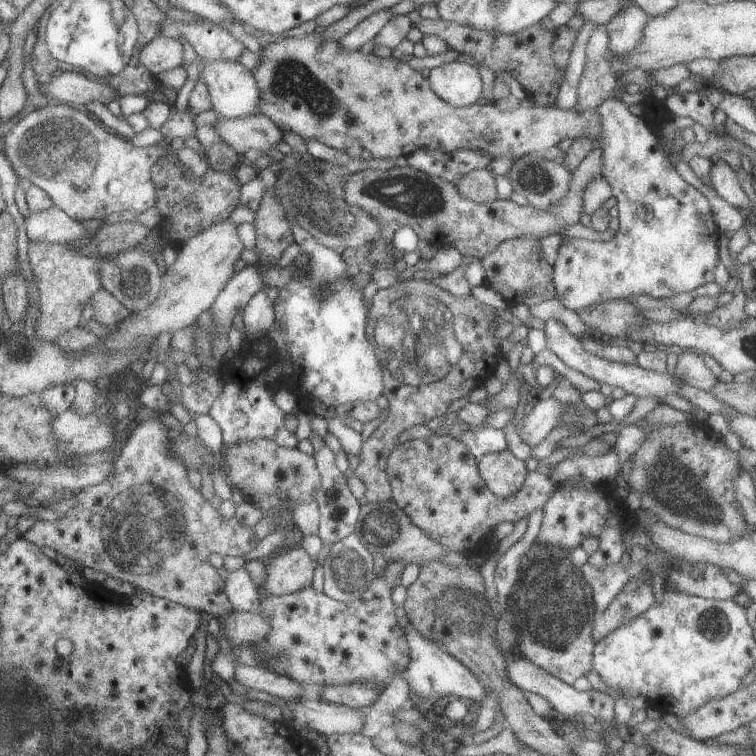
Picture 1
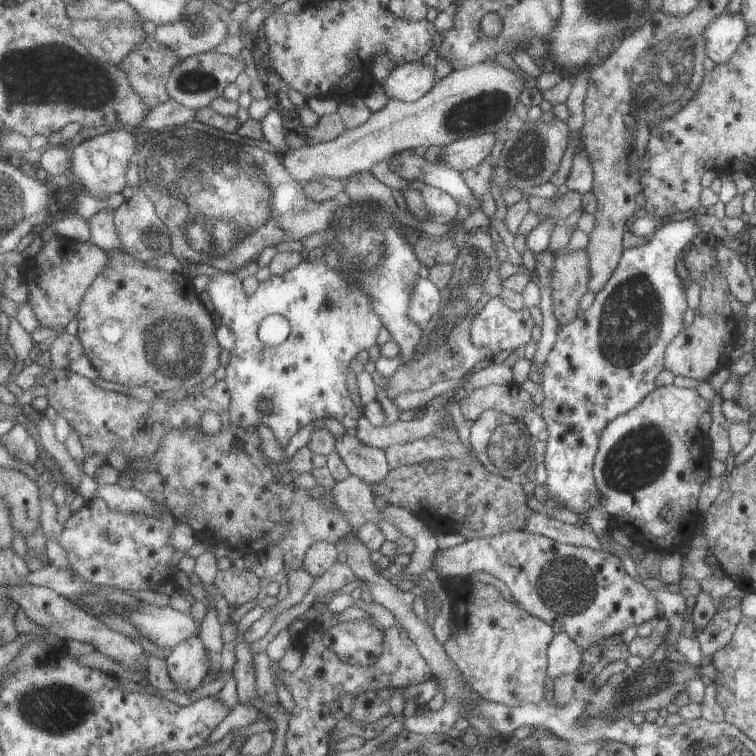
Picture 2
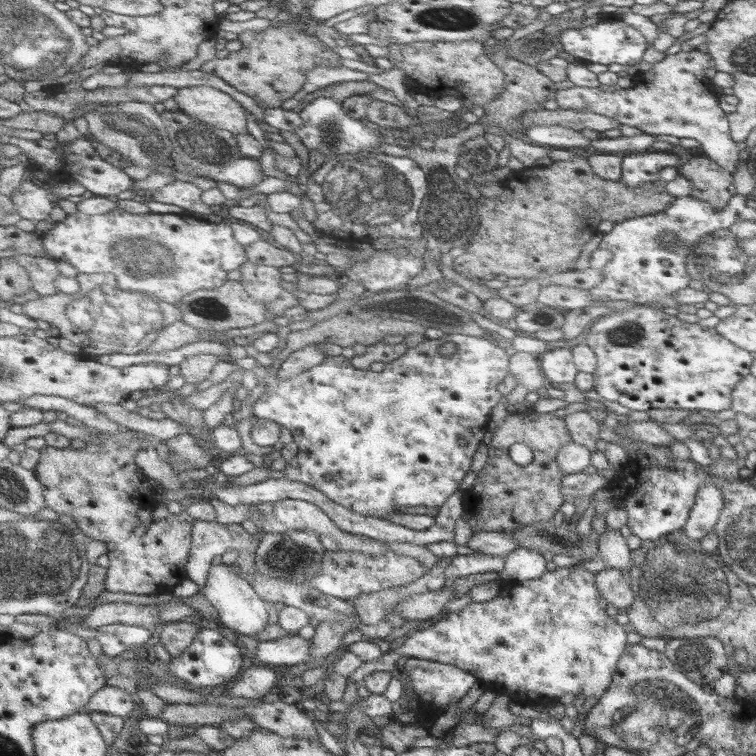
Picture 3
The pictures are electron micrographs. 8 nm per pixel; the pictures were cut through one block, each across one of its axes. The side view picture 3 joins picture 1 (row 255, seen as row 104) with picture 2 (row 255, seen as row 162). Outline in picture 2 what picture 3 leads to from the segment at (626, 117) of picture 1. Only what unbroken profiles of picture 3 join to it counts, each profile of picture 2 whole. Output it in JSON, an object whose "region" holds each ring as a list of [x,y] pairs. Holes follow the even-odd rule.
{"region":[[[726,243],[715,248],[716,258],[729,290],[736,300],[748,304],[755,299],[754,280],[746,271],[746,265],[740,260],[739,252],[729,249]]]}

